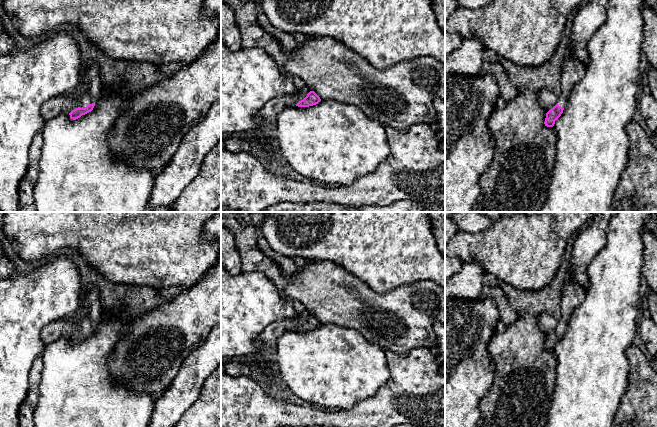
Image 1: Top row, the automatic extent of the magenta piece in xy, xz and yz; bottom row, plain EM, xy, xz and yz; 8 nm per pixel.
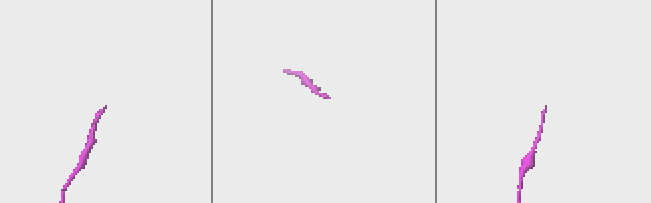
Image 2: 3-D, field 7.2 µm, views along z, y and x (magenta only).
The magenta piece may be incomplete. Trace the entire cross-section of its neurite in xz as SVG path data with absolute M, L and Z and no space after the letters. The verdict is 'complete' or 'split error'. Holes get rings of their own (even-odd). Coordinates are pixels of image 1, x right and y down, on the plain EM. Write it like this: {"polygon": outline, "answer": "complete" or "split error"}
{"polygon": "M310 315L303 324L296 328L296 330L309 331L318 328L320 325L320 321L314 315Z", "answer": "complete"}

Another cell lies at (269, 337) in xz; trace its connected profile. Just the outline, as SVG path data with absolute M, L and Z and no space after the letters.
M305 309L300 315L294 318L289 318L282 321L276 321L268 325L262 334L259 336L258 341L265 347L269 348L277 344L278 338L287 330L295 330L299 325L303 324L311 313Z

